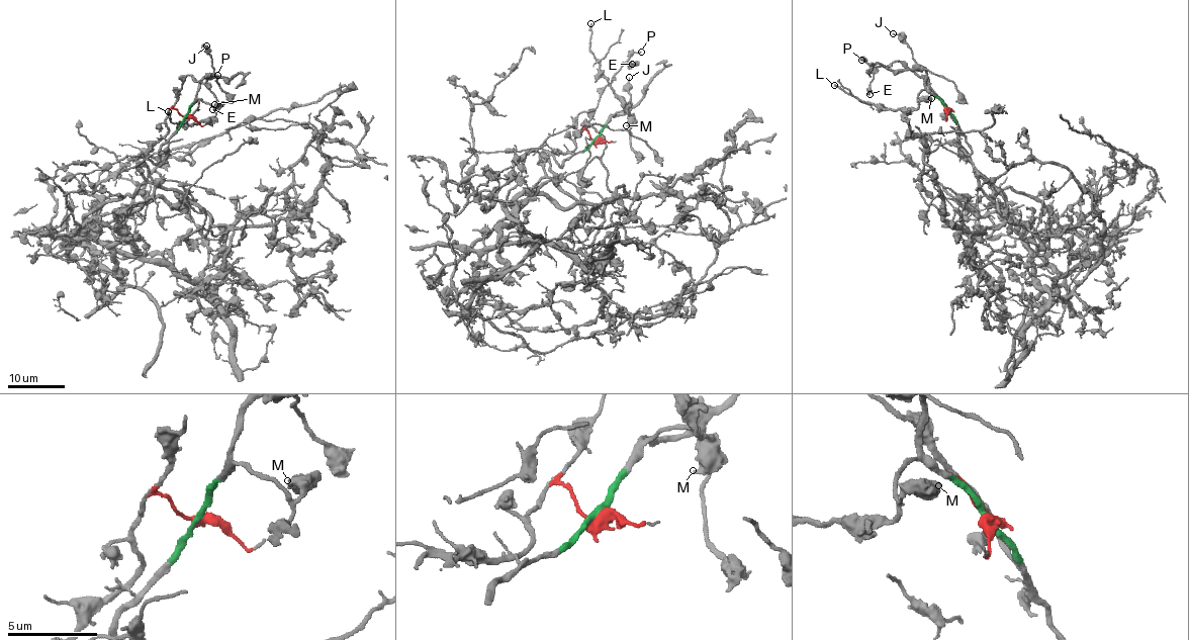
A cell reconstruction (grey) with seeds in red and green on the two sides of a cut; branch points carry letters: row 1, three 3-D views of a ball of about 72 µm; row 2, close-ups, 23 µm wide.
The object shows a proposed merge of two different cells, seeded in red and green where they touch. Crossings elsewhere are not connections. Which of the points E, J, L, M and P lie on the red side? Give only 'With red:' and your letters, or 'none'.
With red: E, P

